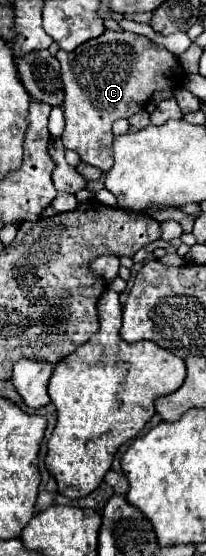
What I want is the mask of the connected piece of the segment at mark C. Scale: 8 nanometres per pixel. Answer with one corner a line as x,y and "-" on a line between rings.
107,29
103,31
103,35
89,39
87,43
79,45
75,51
65,53
63,49
59,49
57,61
61,63
61,79
65,87
65,103
63,103
65,131
61,135
61,141
65,149
73,149
81,157
83,163
99,167
103,171
109,171
109,167
113,165
111,149
107,149
113,141
113,133
111,133
113,121
127,119
143,111
155,91
173,89
175,85
181,85
185,77
179,59
169,49
155,45
151,39
143,35
135,35
129,31
109,31

